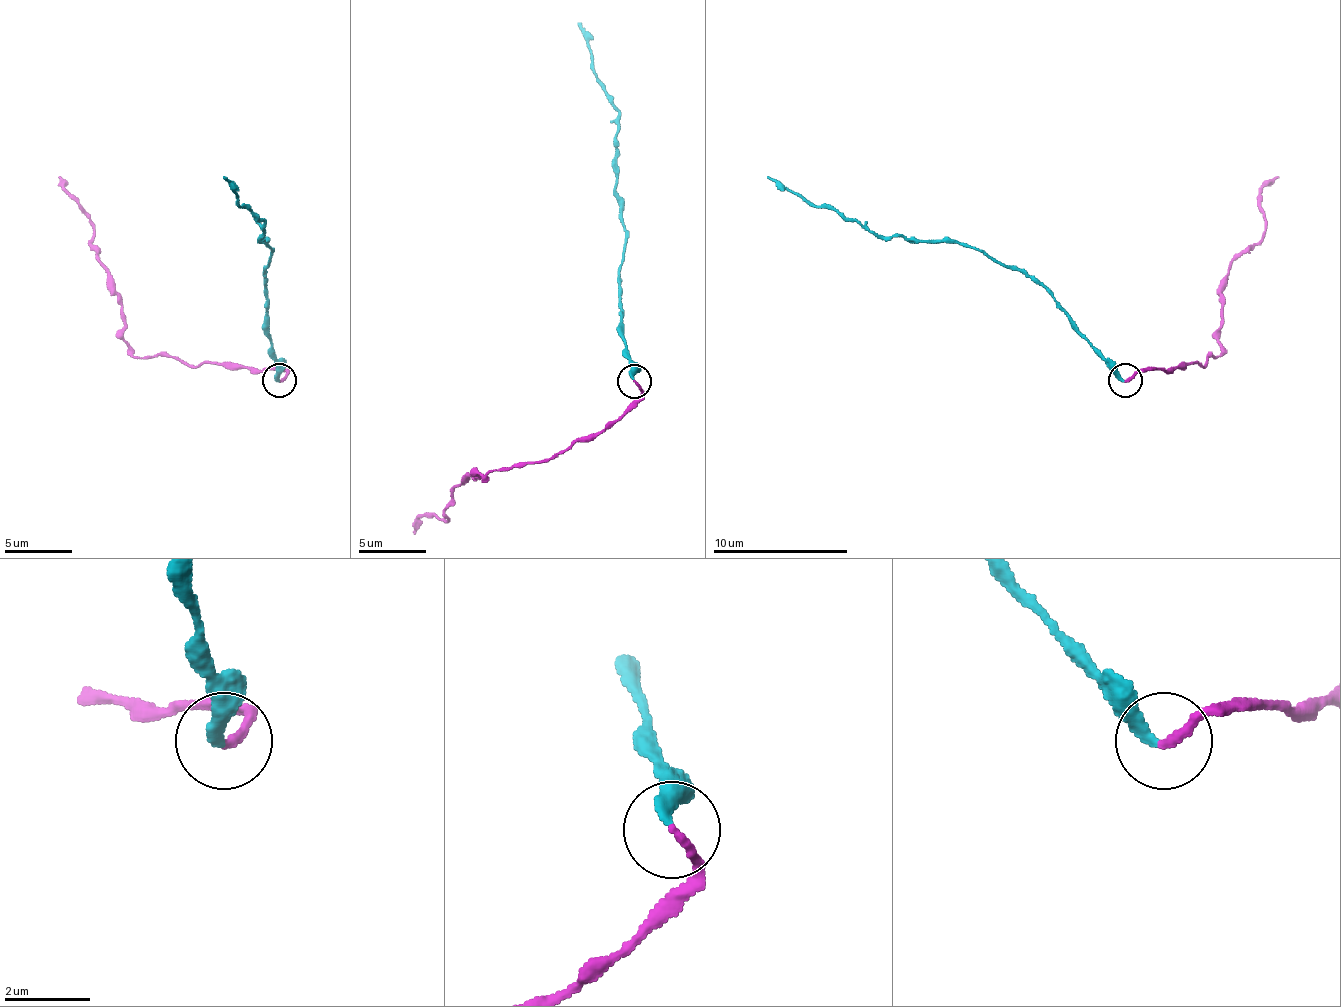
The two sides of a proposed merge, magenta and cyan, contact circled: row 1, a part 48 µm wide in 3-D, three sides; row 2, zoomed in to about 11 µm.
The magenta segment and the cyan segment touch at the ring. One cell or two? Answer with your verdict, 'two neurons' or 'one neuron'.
one neuron

